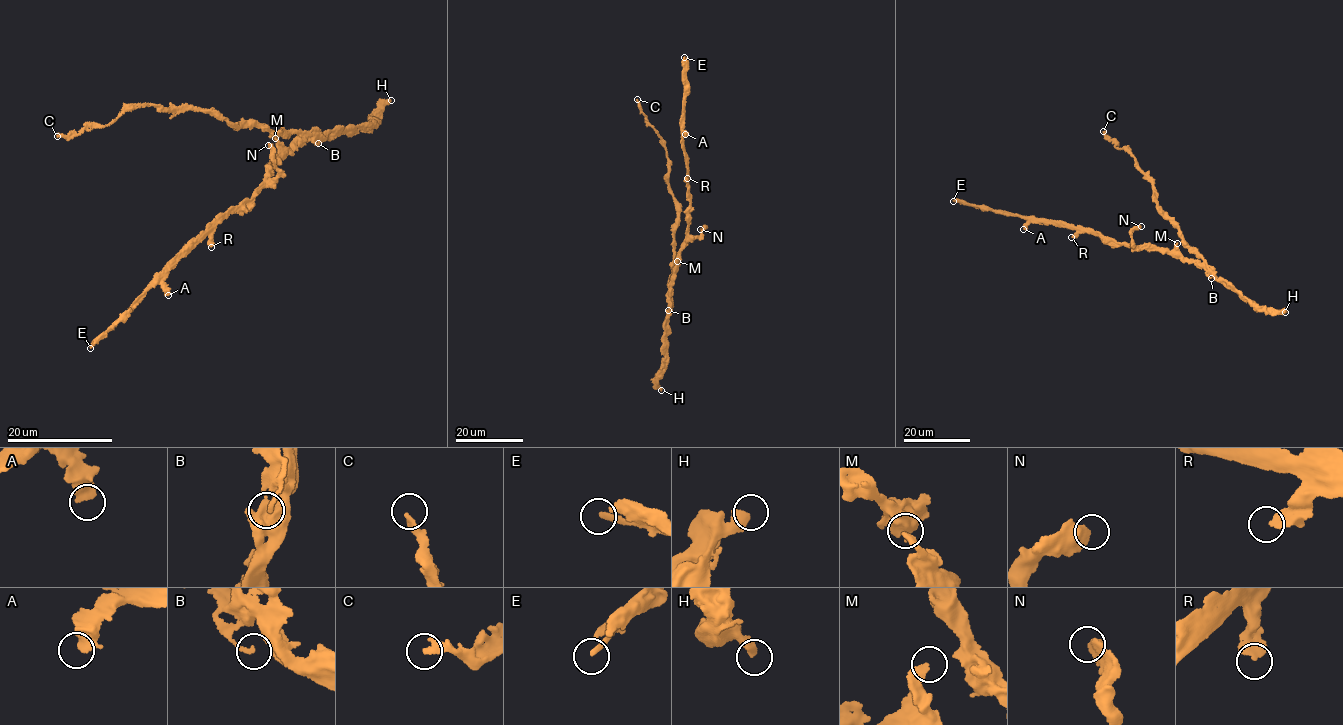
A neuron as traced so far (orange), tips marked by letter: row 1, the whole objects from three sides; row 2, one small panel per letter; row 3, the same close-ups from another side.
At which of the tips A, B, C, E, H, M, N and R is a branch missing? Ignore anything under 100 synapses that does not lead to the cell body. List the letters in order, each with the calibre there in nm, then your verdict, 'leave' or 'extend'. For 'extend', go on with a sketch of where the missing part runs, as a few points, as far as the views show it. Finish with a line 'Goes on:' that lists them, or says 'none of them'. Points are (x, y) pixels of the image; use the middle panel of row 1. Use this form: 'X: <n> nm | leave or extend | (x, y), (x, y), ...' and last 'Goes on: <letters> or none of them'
A: 360 nm | leave
B: 140 nm | leave
C: 240 nm | leave
E: 260 nm | extend
H: 460 nm | leave
M: 180 nm | leave
N: 360 nm | leave
R: 320 nm | leave
Goes on: E

